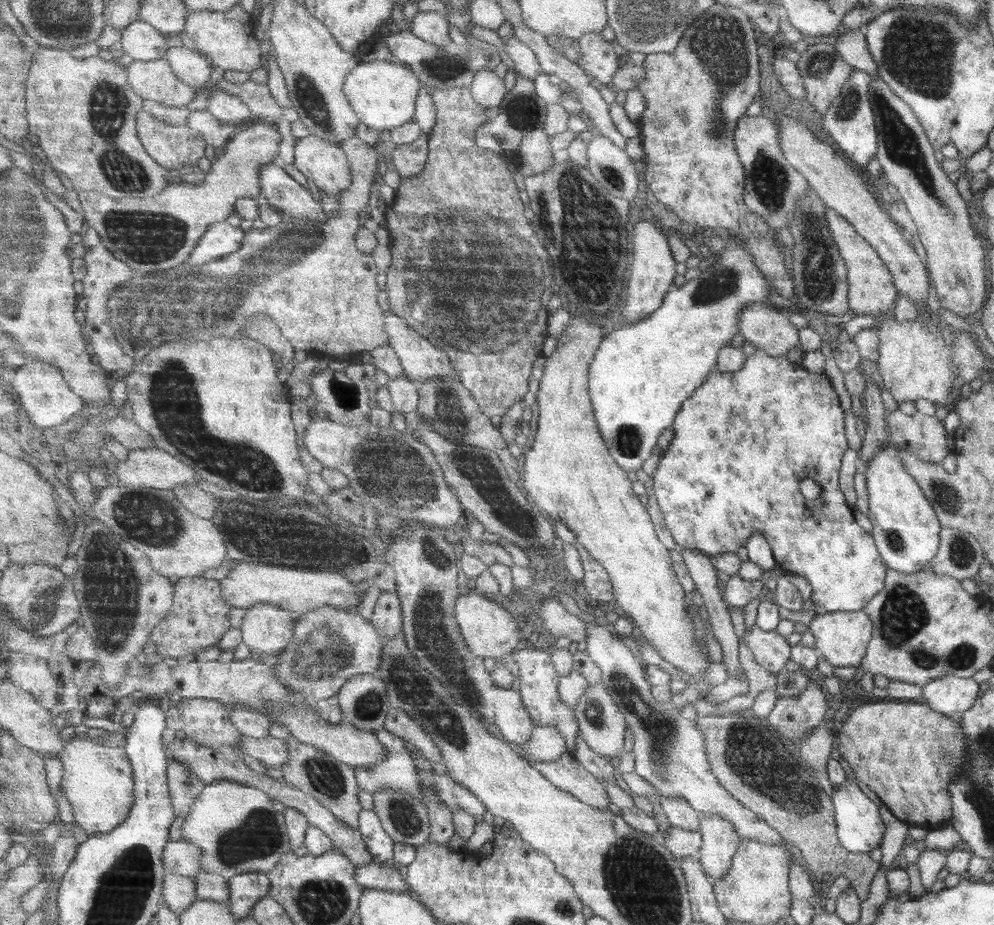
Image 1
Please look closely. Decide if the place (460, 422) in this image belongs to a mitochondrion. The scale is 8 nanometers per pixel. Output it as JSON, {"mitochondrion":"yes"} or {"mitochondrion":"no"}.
{"mitochondrion":"no"}

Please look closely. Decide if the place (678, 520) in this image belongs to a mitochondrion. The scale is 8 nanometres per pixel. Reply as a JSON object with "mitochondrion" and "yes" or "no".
{"mitochondrion":"no"}

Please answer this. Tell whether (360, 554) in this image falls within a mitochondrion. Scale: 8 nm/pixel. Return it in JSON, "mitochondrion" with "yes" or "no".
{"mitochondrion":"no"}

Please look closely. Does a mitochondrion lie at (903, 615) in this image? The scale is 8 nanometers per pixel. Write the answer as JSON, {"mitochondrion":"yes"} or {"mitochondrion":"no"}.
{"mitochondrion":"yes"}

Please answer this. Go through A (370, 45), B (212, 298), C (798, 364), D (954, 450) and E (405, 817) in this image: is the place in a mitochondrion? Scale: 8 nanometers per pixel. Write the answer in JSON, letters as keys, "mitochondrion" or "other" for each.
{"A":"other","B":"mitochondrion","C":"other","D":"other","E":"mitochondrion"}

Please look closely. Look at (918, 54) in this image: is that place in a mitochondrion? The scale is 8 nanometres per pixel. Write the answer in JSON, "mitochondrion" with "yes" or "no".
{"mitochondrion":"yes"}

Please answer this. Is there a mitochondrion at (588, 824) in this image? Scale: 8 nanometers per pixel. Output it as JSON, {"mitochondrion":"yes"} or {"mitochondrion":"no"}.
{"mitochondrion":"no"}

